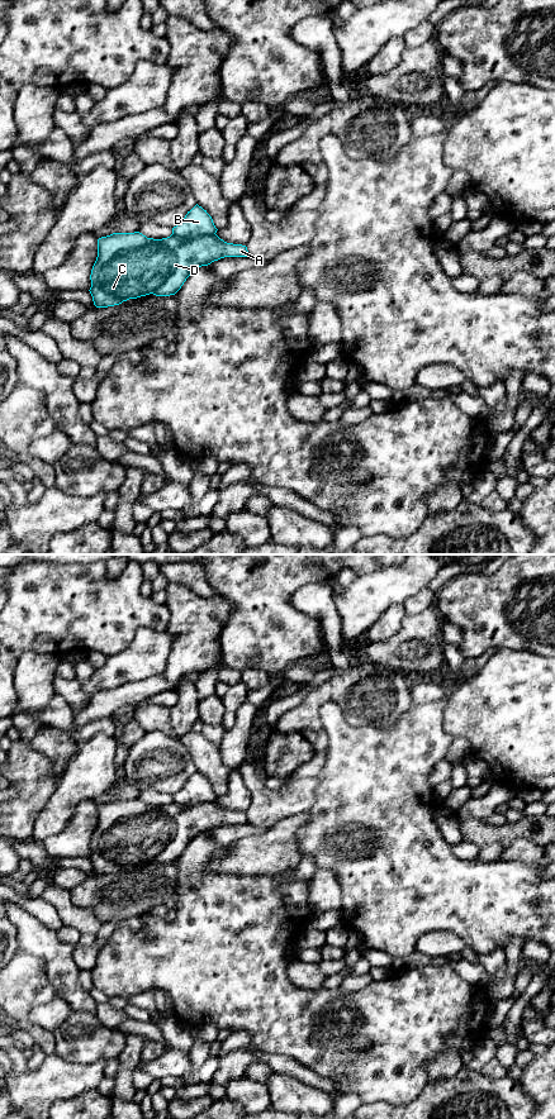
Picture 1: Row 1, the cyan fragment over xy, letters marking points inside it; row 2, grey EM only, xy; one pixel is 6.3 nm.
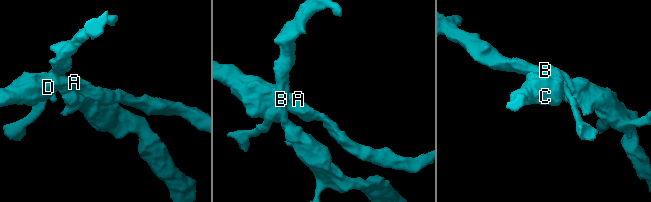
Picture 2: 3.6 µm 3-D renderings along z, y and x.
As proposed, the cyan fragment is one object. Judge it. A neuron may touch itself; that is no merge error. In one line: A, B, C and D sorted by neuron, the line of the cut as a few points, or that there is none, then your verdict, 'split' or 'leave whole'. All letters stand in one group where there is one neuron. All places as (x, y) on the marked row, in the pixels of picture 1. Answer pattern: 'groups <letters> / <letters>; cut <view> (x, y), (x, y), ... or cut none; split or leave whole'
groups A C D / B; cut xy (172, 233), (180, 238), (214, 234); split

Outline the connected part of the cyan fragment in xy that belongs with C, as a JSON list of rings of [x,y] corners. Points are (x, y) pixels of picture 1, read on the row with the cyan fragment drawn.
[[[139,232],[113,233],[98,239],[89,291],[96,308],[150,294],[175,295],[196,268],[224,257],[248,257],[247,247],[227,243],[217,234],[153,239]]]

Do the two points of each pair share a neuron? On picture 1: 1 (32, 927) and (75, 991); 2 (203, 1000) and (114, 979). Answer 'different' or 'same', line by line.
1: same
2: same

